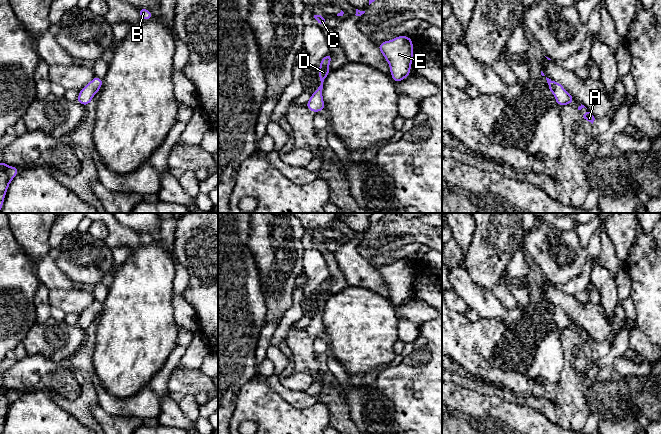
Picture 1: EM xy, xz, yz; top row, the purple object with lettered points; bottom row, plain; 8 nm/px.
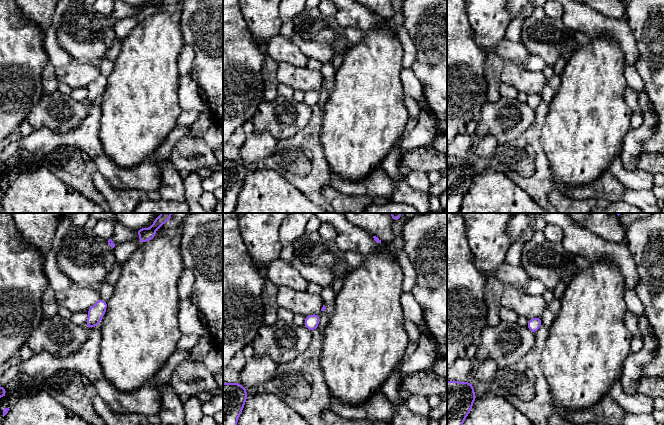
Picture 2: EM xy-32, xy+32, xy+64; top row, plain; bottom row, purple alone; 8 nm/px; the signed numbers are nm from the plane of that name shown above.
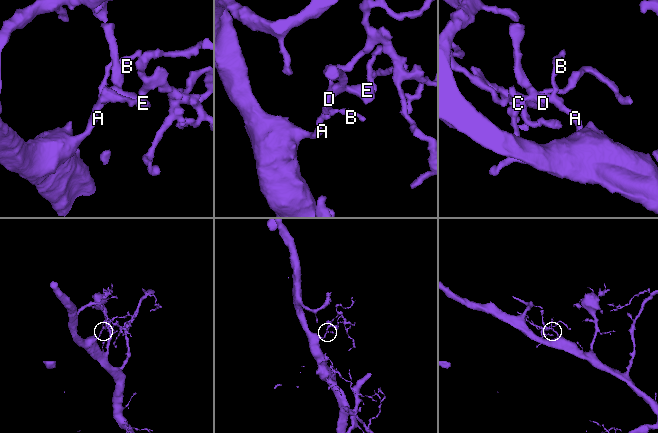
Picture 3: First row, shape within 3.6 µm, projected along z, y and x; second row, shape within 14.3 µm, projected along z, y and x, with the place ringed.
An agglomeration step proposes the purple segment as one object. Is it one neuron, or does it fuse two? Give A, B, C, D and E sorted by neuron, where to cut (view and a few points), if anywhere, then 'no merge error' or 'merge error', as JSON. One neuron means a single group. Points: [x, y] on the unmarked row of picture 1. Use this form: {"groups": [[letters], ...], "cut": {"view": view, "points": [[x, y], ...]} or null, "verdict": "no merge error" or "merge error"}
{"groups": [["A", "B", "C", "D", "E"]], "cut": null, "verdict": "no merge error"}

